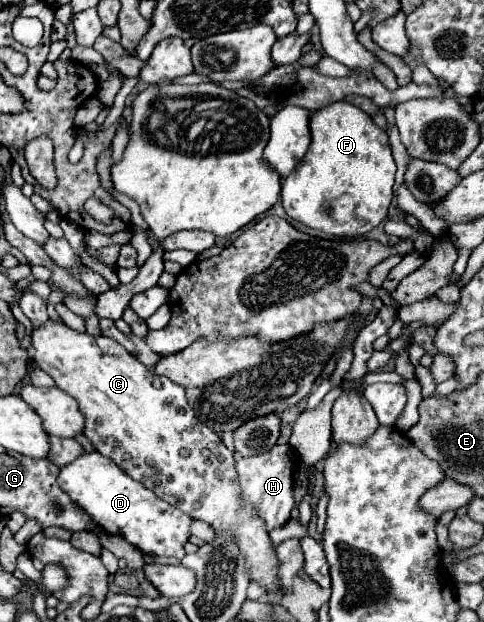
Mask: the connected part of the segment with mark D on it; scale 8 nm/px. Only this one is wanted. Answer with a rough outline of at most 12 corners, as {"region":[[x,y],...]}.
{"region":[[84,451],[60,487],[140,551],[184,559],[190,515]]}

